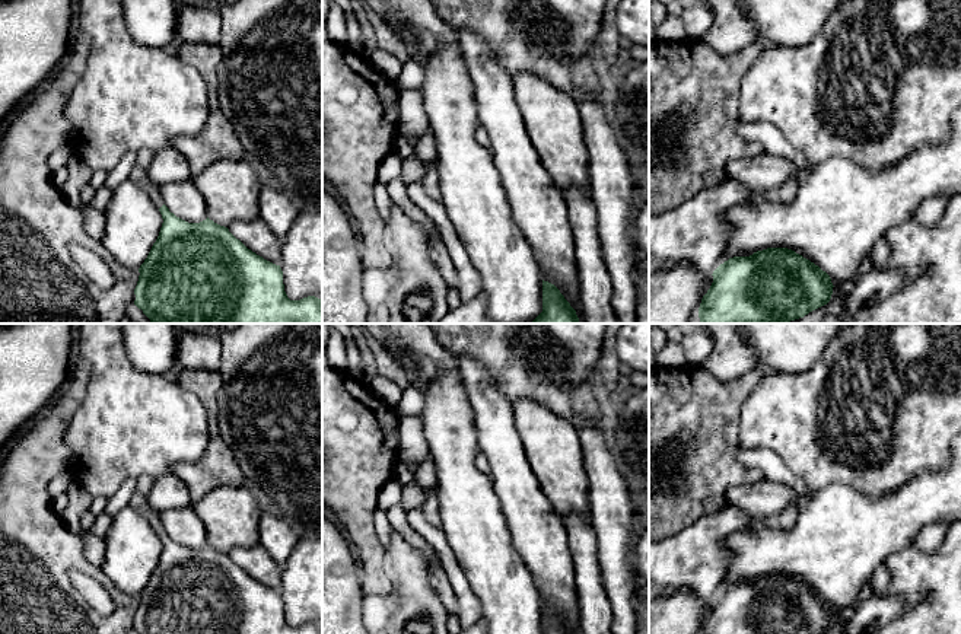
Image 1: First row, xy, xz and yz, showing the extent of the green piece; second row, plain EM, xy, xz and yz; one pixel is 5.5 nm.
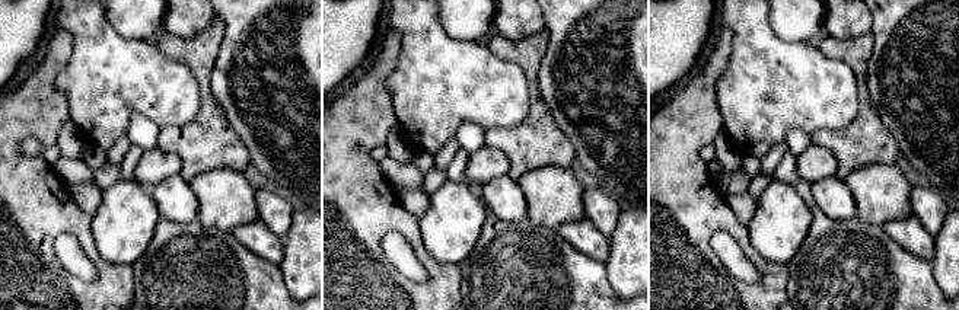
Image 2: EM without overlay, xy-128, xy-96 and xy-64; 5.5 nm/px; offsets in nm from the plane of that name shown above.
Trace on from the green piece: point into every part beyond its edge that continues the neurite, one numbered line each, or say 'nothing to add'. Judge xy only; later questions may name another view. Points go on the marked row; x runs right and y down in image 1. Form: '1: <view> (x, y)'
1: xy (137, 174)

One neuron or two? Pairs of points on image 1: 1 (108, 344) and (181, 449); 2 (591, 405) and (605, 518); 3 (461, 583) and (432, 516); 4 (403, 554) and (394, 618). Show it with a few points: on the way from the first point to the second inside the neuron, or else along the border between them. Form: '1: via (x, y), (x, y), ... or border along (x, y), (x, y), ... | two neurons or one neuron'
1: via (111, 370), (114, 382), (155, 423) | one neuron
2: via (594, 433), (605, 490) | one neuron
3: border along (420, 506), (422, 515), (441, 529) | two neurons
4: via (406, 570), (406, 602) | one neuron

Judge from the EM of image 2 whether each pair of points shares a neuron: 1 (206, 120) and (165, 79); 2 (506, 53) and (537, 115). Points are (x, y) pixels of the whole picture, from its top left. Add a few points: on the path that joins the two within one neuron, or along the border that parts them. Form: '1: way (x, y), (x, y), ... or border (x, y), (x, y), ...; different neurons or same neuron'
1: border (196, 77), (197, 114), (187, 122), (168, 125); different neurons
2: way (523, 61), (531, 69), (535, 98); same neuron

